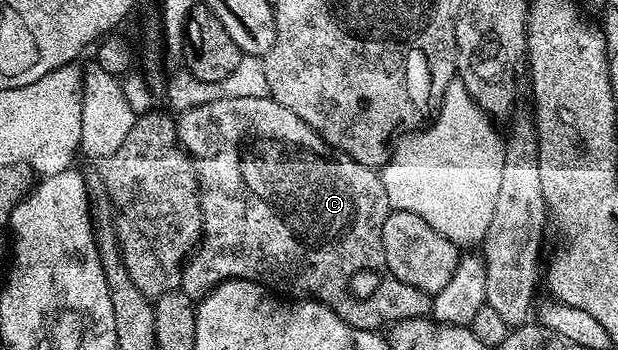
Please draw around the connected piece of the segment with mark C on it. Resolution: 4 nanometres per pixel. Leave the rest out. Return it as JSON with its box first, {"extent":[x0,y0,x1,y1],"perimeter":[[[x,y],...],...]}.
{"extent":[176,96,431,332],"perimeter":[[[269,96],[264,98],[221,98],[212,100],[208,104],[200,104],[196,108],[181,111],[177,115],[176,129],[182,149],[194,159],[194,170],[198,173],[198,199],[202,209],[202,237],[182,268],[180,289],[188,297],[201,300],[220,282],[227,282],[230,278],[249,278],[262,283],[271,291],[281,292],[286,296],[324,302],[336,312],[336,316],[340,316],[340,320],[361,330],[378,332],[383,329],[382,325],[385,327],[387,324],[399,322],[401,318],[421,318],[431,313],[431,295],[425,294],[420,288],[412,288],[412,284],[404,284],[400,280],[396,280],[396,276],[392,276],[386,263],[382,233],[384,232],[384,220],[389,216],[392,207],[388,200],[388,192],[384,192],[381,173],[375,167],[360,164],[356,160],[352,160],[352,156],[335,150],[311,126],[304,124],[304,120],[300,120],[300,116],[296,116],[296,112],[288,112],[288,108],[284,108],[284,104],[274,101]]]}

